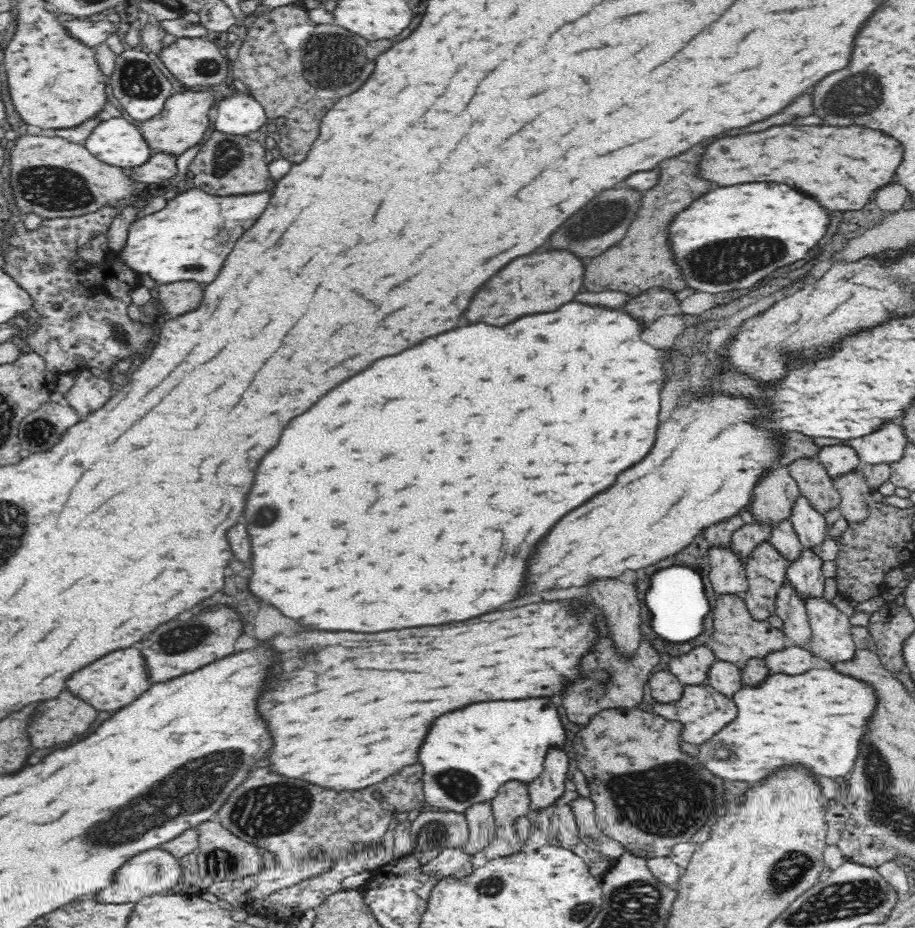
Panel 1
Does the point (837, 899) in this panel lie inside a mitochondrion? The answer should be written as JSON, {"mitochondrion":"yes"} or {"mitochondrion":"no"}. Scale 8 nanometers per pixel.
{"mitochondrion":"yes"}

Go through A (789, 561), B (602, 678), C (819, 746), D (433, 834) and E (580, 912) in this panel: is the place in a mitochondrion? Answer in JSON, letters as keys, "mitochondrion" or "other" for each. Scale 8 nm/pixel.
{"A":"other","B":"mitochondrion","C":"other","D":"mitochondrion","E":"mitochondrion"}

